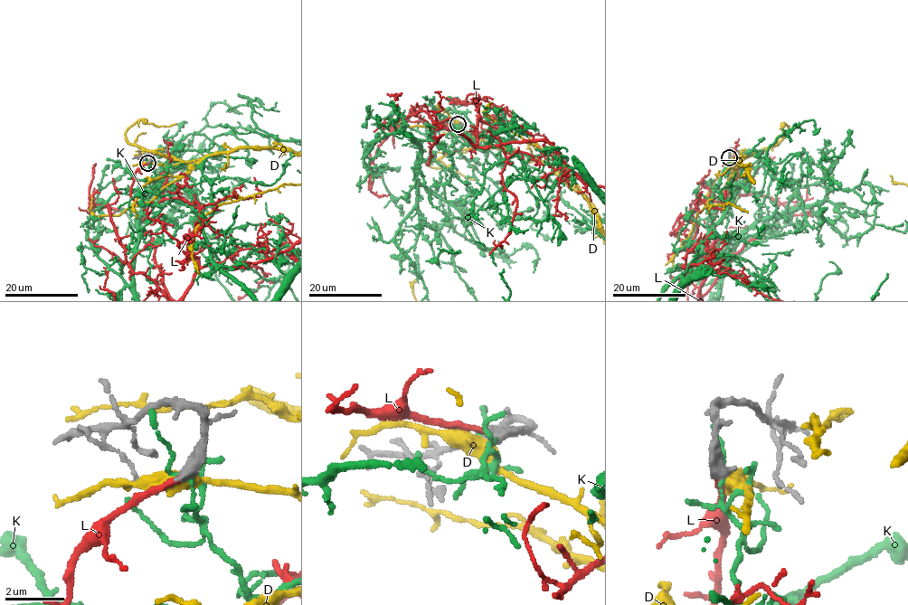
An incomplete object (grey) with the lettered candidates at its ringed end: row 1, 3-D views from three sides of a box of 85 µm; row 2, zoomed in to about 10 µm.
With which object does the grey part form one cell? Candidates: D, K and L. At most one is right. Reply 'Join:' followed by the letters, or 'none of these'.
Join: L

